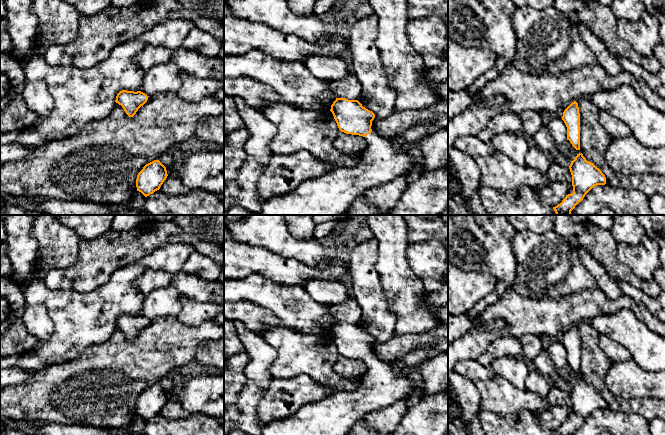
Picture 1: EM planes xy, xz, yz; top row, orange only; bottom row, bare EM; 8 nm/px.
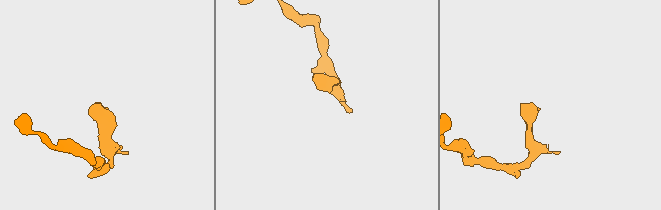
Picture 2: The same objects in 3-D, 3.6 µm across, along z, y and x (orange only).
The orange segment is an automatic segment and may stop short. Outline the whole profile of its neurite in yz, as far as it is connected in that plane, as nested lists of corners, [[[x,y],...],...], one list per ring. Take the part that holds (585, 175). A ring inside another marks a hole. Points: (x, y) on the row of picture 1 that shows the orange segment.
[[[582,153],[577,154],[571,161],[569,169],[572,175],[573,192],[553,207],[556,215],[571,215],[571,211],[594,186],[606,184],[606,177],[602,171],[587,161]]]

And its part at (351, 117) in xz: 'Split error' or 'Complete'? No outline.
Split error

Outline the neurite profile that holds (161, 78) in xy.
[[[158,64],[145,72],[141,92],[145,93],[148,98],[159,93],[175,93],[181,87],[180,69],[172,64]]]

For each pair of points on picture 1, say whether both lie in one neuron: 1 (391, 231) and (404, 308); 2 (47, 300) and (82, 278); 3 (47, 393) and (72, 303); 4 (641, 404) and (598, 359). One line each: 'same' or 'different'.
1: same
2: different
3: different
4: same

